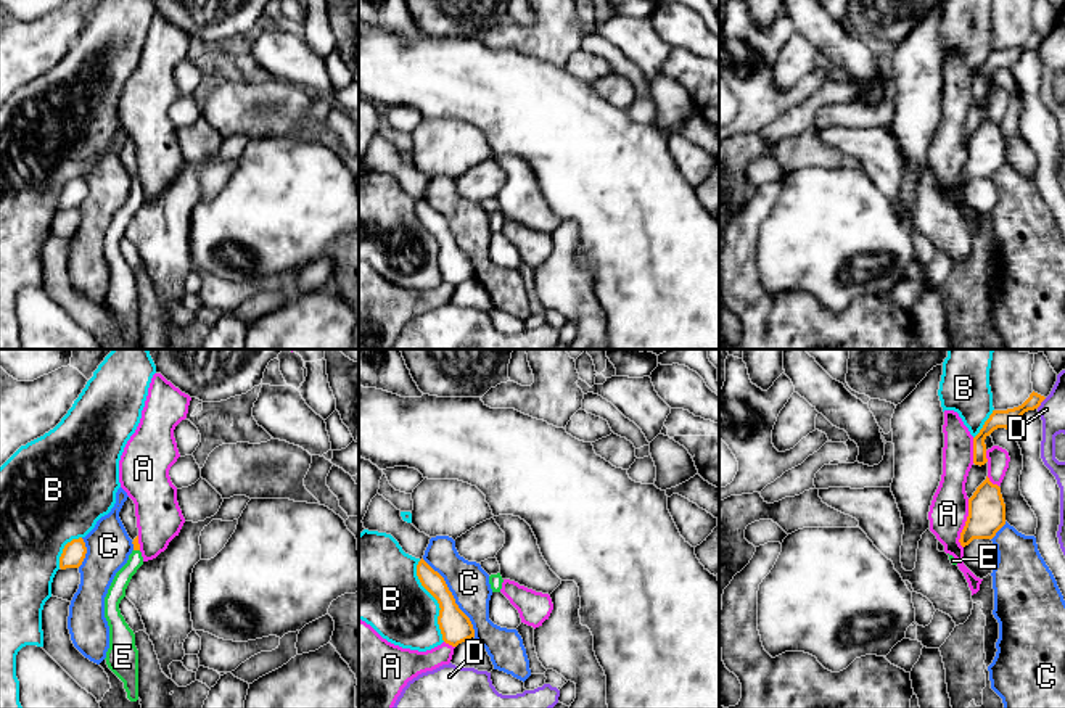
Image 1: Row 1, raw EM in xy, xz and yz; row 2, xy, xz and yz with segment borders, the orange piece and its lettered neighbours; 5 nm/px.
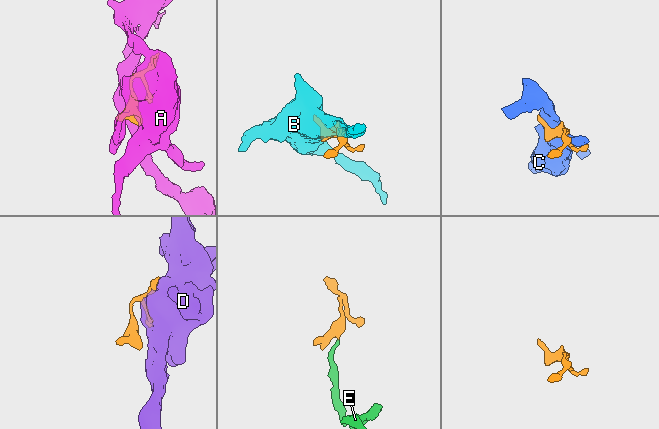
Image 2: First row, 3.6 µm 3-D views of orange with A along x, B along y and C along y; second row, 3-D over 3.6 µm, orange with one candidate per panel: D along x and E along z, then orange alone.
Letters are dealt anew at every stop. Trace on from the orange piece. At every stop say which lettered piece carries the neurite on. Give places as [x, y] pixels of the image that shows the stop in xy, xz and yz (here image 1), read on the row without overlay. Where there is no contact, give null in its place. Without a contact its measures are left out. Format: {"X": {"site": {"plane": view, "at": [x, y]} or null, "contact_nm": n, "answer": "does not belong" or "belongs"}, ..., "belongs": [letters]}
{"A": {"site": {"plane": "yz", "at": [966, 163]}, "contact_nm": 260, "answer": "does not belong"}, "B": {"site": {"plane": "xz", "at": [436, 238]}, "contact_nm": 420, "answer": "does not belong"}, "C": {"site": {"plane": "xz", "at": [452, 237]}, "contact_nm": 480, "answer": "does not belong"}, "D": {"site": {"plane": "yz", "at": [1041, 41]}, "contact_nm": 80, "answer": "does not belong"}, "E": {"site": {"plane": "xy", "at": [137, 189]}, "contact_nm": 30, "answer": "belongs"}, "belongs": ["E"]}

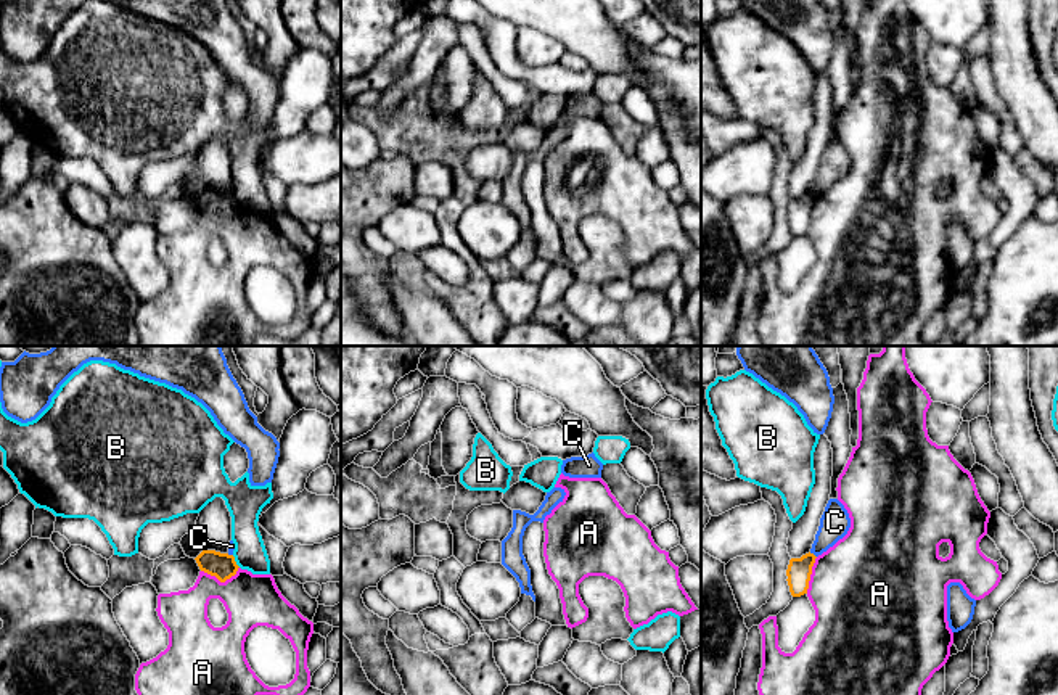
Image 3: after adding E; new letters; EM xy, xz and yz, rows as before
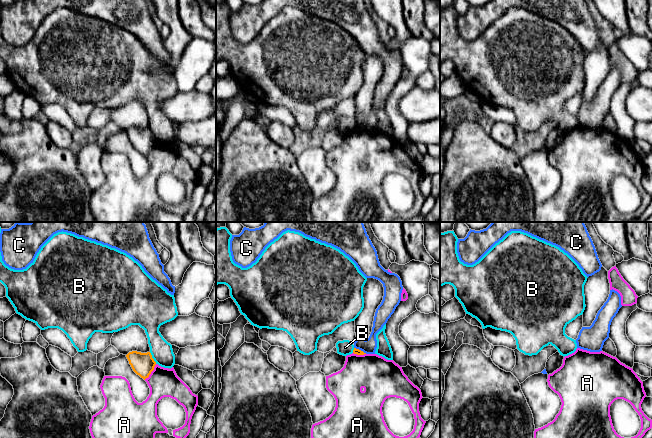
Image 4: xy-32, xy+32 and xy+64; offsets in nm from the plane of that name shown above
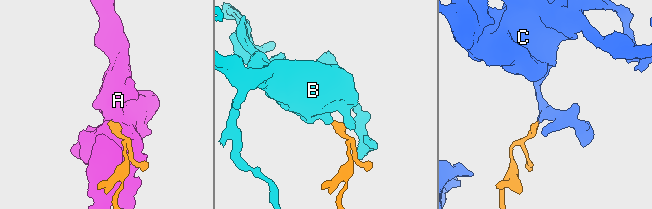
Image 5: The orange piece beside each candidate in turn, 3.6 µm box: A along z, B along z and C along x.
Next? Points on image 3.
{"A": {"site": {"plane": "xy", "at": [221, 221]}, "contact_nm": 190, "answer": "does not belong"}, "B": {"site": {"plane": "xy", "at": [235, 201]}, "contact_nm": 80, "answer": "does not belong"}, "C": {"site": {"plane": "yz", "at": [812, 193]}, "contact_nm": 50, "answer": "does not belong"}, "belongs": []}

